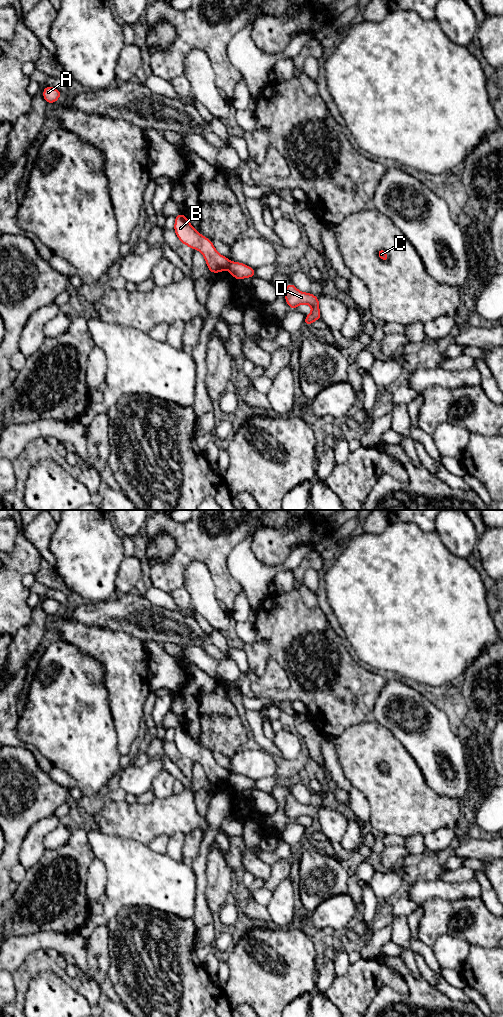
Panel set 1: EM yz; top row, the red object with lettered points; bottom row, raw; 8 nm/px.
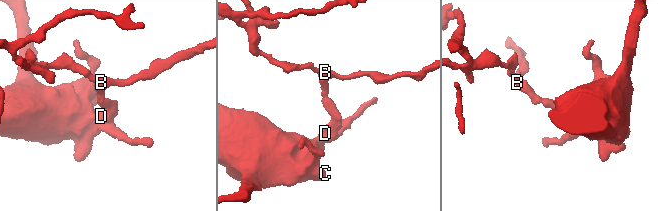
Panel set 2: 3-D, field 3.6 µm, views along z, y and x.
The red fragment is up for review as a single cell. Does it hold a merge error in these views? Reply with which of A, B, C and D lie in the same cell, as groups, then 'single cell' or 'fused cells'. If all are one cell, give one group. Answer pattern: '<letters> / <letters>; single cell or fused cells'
A B / C D; fused cells

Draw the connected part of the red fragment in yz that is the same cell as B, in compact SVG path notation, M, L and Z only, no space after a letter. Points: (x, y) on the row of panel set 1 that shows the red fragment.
M183 213L175 217L174 231L182 244L202 253L210 272L215 274L229 269L229 258L219 254L212 241L202 236Z

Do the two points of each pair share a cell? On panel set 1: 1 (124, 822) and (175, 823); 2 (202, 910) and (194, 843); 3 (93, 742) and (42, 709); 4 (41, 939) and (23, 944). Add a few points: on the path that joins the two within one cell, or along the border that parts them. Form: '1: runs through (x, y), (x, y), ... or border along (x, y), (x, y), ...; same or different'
1: runs through (137, 822), (162, 822); same
2: border along (204, 834), (199, 853), (189, 861); different
3: runs through (80, 735), (55, 711); same
4: runs through (37, 941), (27, 944); same

